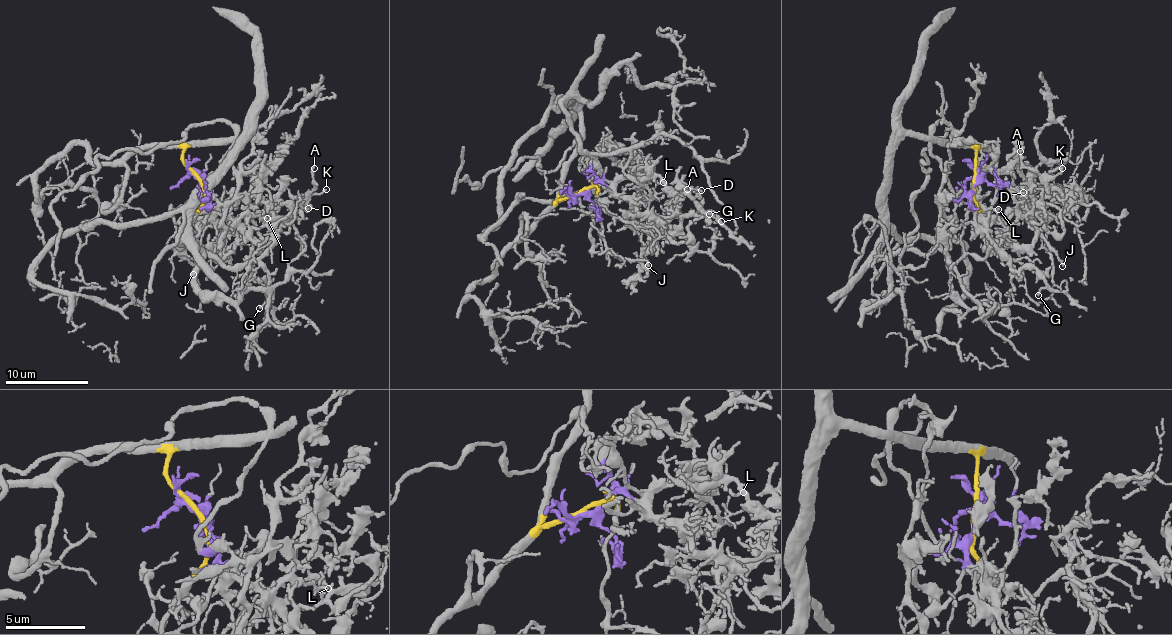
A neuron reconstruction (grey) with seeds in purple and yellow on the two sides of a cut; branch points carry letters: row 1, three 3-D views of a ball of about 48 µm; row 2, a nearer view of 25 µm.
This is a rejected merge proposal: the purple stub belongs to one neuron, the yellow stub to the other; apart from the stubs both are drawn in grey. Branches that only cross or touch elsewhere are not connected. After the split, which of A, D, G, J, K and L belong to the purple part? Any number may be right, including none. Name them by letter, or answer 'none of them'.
A, D, G, K, L

